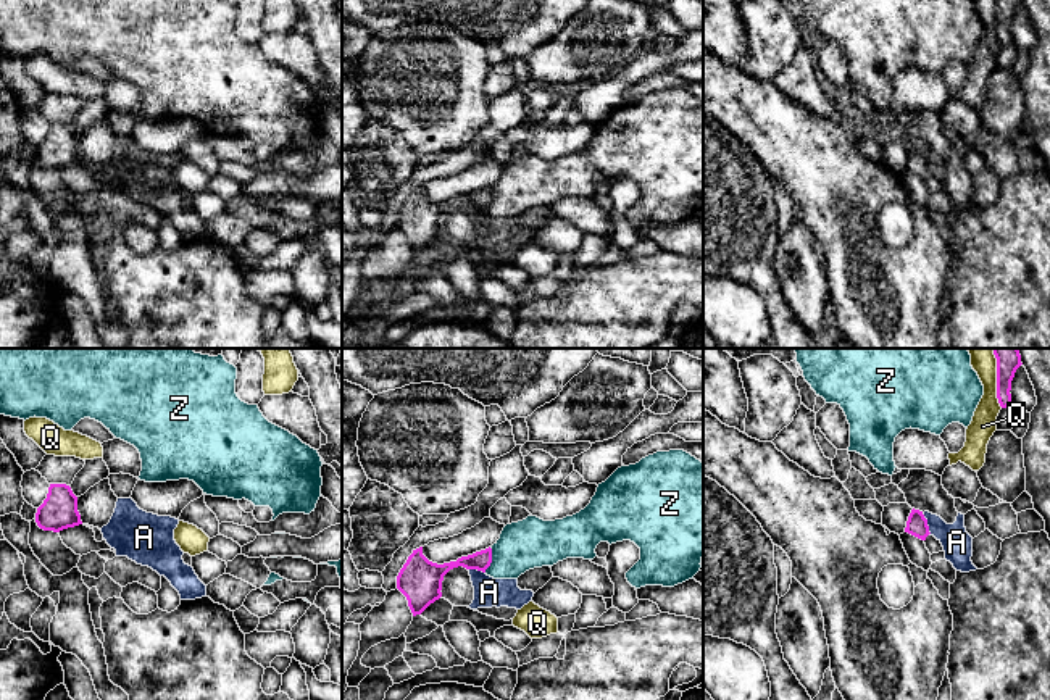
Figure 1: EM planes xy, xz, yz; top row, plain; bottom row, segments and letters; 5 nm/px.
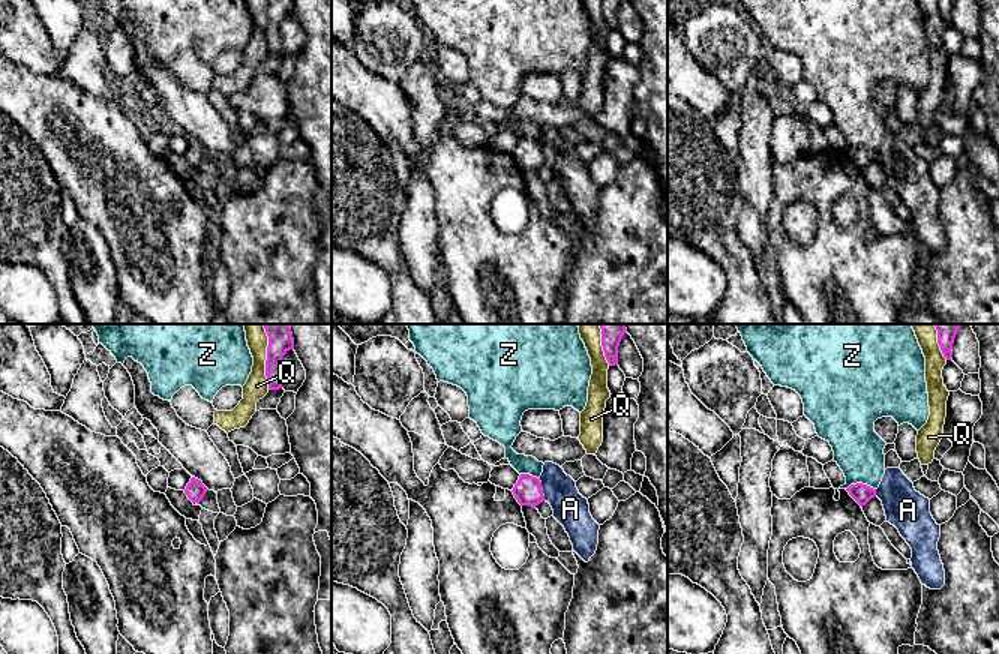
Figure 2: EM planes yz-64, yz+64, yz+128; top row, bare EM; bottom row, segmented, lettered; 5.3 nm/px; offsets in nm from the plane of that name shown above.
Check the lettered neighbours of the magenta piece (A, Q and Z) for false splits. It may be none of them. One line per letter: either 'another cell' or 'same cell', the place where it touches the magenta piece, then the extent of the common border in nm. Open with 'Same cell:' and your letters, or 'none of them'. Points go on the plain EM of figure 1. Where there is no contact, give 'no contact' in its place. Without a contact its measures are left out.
Same cell: none of them
A: another cell; contact yz (926, 162); length 120 nm
Q: another cell; contact yz (997, 23); length 240 nm
Z: another cell; contact xz (491, 199); length 130 nm

